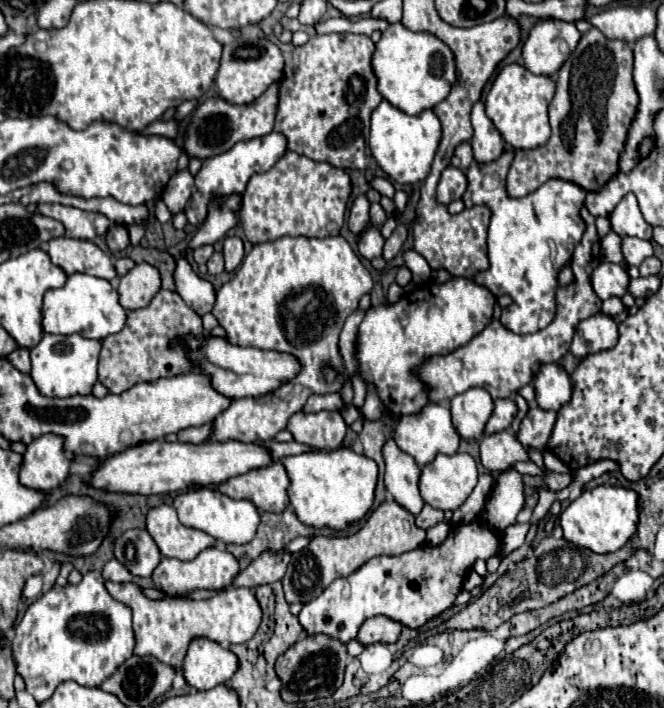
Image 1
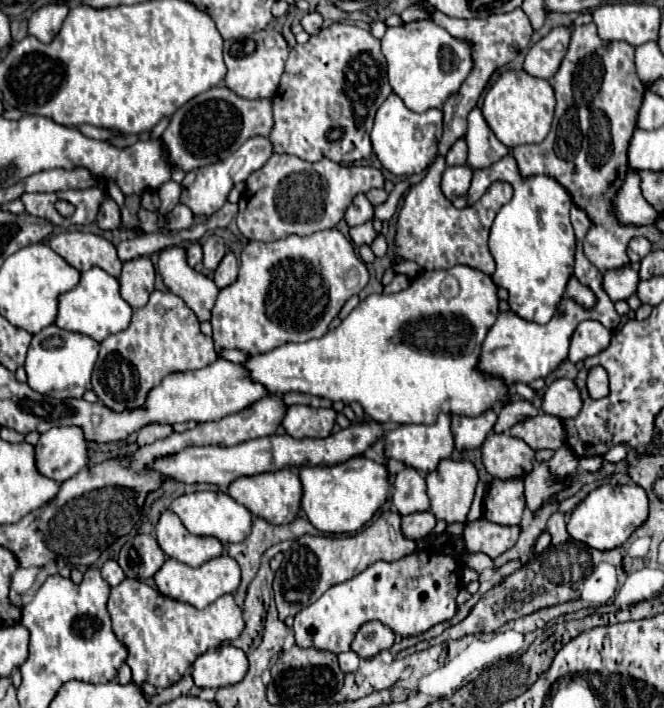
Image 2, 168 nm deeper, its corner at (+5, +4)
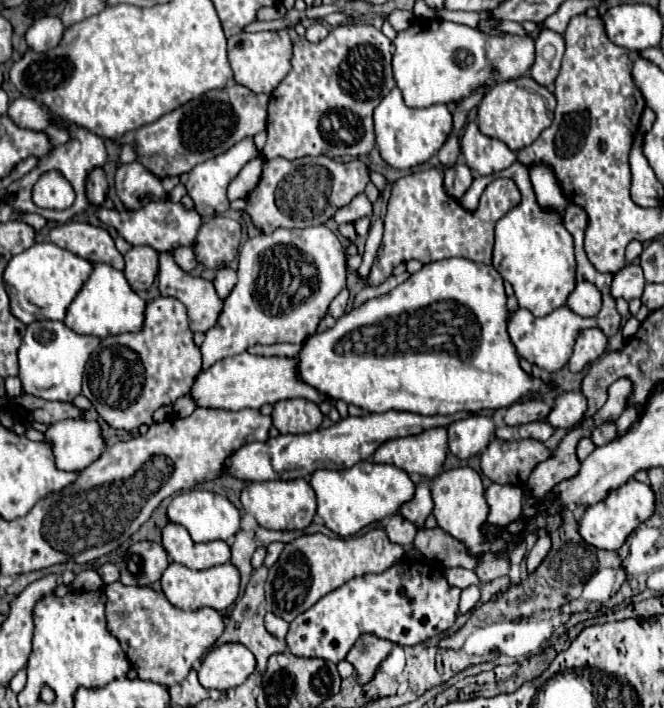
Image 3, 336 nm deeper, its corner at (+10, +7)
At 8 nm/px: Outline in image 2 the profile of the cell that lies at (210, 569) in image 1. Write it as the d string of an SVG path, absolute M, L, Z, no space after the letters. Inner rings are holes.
M221 554L219 558L213 558L199 568L191 568L179 560L169 558L163 564L163 568L155 574L155 582L163 596L177 600L177 602L191 604L195 608L205 608L211 602L215 602L217 598L237 592L239 582L241 582L241 570L239 570L239 564L235 564L235 560L231 560L231 556L227 556L227 554Z

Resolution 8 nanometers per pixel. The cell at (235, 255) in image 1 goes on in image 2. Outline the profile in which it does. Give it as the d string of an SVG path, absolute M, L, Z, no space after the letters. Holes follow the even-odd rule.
M227 252L225 258L221 260L219 268L215 270L215 284L217 284L217 288L225 288L225 286L233 284L237 280L237 274L239 274L237 258L233 256L233 252Z

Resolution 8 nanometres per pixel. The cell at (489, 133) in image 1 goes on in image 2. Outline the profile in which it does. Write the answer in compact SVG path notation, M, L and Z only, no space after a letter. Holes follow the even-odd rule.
M479 108L471 110L469 114L469 130L465 134L465 140L469 146L467 162L471 168L489 168L503 156L511 154L511 150L495 138Z

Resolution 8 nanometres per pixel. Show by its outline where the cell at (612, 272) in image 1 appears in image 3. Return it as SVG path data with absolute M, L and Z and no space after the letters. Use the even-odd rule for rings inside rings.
M626 265L618 273L614 273L610 293L616 299L622 297L622 299L630 301L630 299L642 295L644 285L646 285L646 281L644 281L644 275L642 275L640 265Z

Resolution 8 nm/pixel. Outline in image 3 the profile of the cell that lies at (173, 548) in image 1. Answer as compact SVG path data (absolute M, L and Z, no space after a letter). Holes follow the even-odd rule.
M168 521L162 531L162 547L172 561L198 571L222 565L230 559L230 547L226 545L226 541L194 543L186 527L172 521Z

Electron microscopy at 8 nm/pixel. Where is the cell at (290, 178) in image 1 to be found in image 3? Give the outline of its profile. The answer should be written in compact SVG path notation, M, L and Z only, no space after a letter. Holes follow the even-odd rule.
M326 155L302 157L302 159L264 159L262 177L254 191L246 197L246 213L256 229L270 235L278 227L312 227L322 225L334 217L334 213L348 205L354 195L362 193L370 181L370 171L362 161L338 163Z

